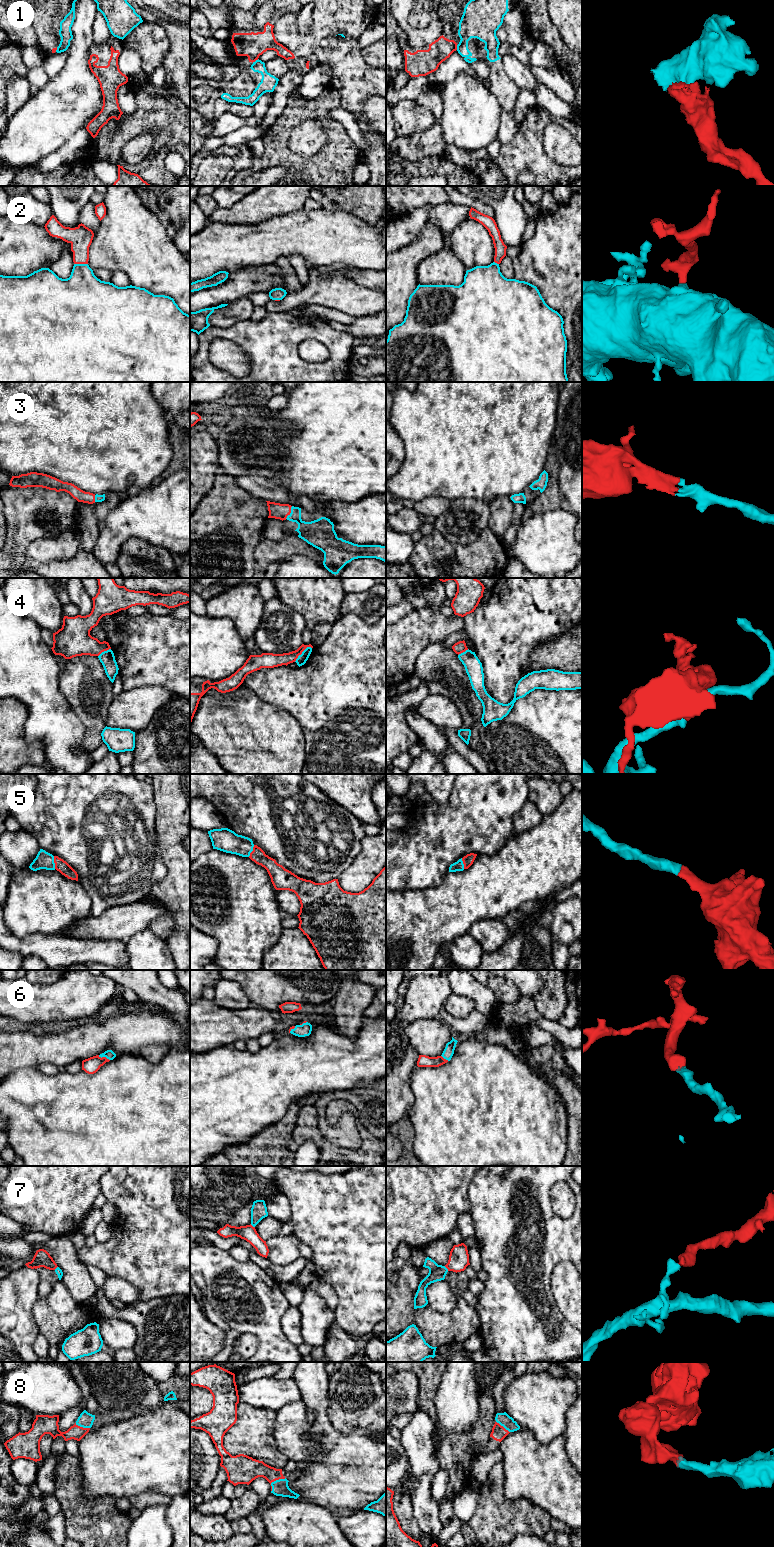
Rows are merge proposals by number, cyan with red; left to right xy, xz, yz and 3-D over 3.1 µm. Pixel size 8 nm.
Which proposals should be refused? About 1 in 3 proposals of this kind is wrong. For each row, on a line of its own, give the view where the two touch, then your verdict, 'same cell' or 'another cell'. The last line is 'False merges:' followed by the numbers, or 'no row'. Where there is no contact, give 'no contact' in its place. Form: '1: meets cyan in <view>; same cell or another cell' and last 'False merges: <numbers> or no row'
1: meets cyan in xz; another cell
2: meets cyan in xy; same cell
3: meets cyan in xz; same cell
4: meets cyan in xz; another cell
5: meets cyan in xy; same cell
6: meets cyan in xy; same cell
7: meets cyan in yz; another cell
8: meets cyan in xz; same cell
False merges: 1, 4, 7

